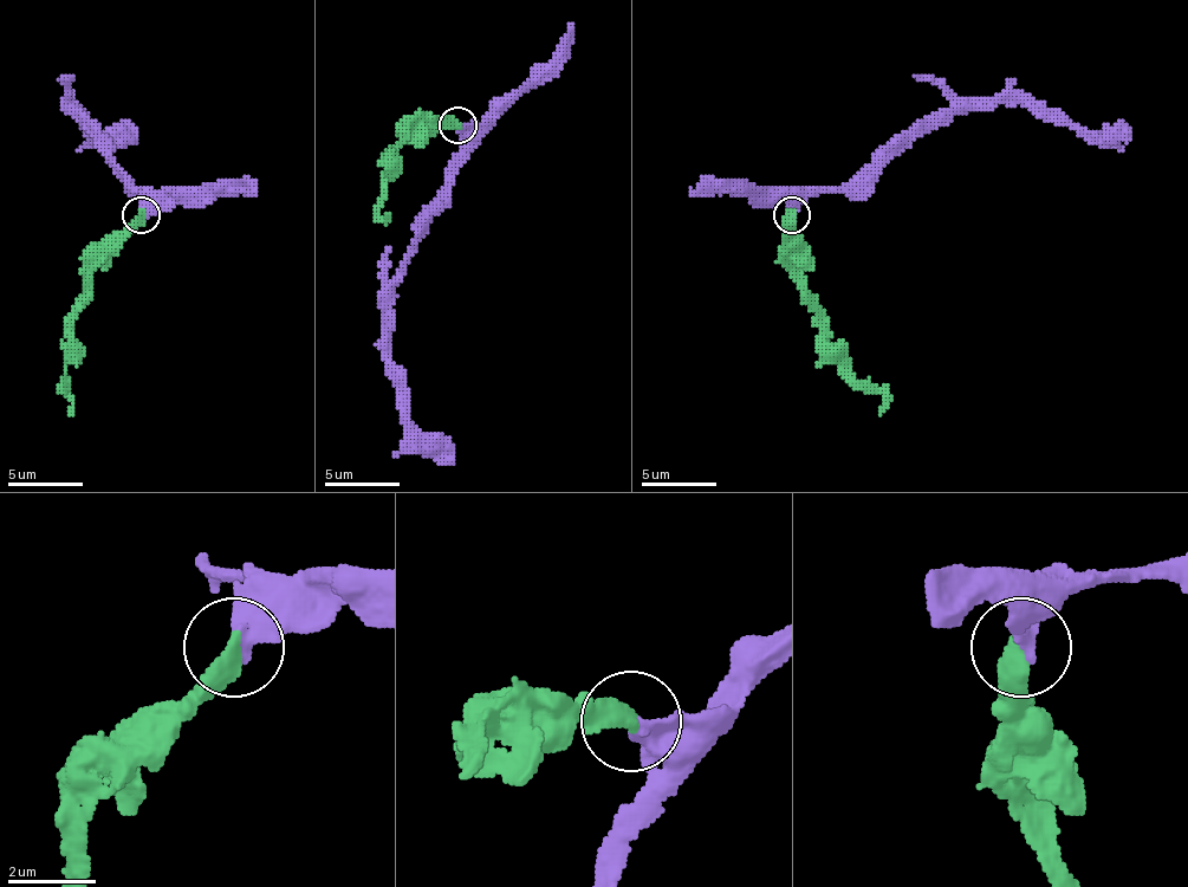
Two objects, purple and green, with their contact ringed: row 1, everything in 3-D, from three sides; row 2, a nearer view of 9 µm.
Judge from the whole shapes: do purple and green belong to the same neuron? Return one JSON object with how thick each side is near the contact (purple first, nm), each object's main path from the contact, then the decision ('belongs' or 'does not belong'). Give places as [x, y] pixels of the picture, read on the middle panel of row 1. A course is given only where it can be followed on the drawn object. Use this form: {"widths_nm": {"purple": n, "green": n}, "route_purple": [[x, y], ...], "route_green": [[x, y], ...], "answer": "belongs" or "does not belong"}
{"widths_nm": {"purple": 380, "green": 400}, "route_purple": [[460, 124], [465, 161], [390, 289], [385, 332], [385, 374], [397, 400], [453, 464]], "route_green": [[456, 124], [411, 124], [390, 150], [378, 209], [385, 221], [385, 213]], "answer": "belongs"}

